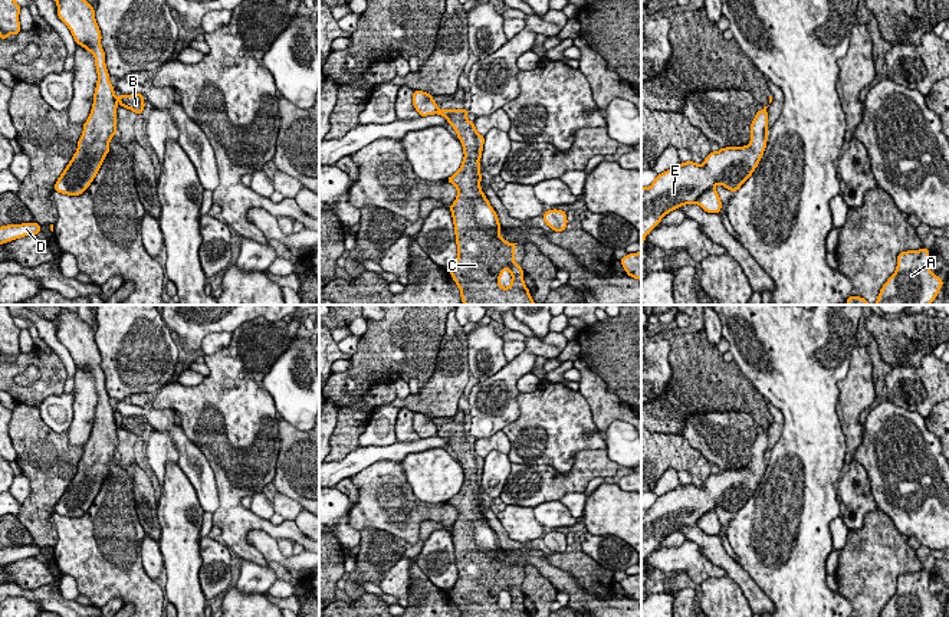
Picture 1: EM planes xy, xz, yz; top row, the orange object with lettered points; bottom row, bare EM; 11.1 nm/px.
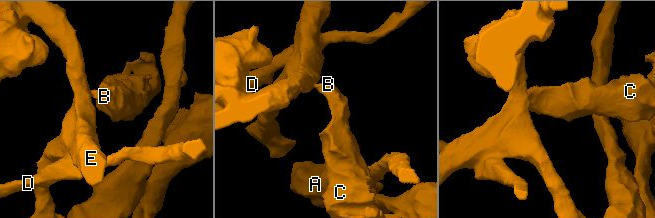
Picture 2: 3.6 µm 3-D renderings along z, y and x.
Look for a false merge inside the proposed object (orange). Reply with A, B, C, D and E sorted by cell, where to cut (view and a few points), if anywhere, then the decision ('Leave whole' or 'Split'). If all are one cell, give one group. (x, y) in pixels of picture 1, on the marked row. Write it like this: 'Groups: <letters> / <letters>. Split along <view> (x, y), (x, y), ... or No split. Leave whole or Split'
Groups: A E / B C D. Split along yz (713, 187), (708, 189), (696, 202). Split

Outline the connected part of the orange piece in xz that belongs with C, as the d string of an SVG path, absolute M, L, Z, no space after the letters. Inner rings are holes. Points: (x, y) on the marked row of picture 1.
M437 109L457 132L464 158L460 168L447 178L457 188L450 206L457 259L449 269L464 305L535 305L523 282L523 270L515 263L515 246L500 237L498 214L480 188L480 164L485 137L467 119L467 111ZM508 269L510 286L500 285Z

